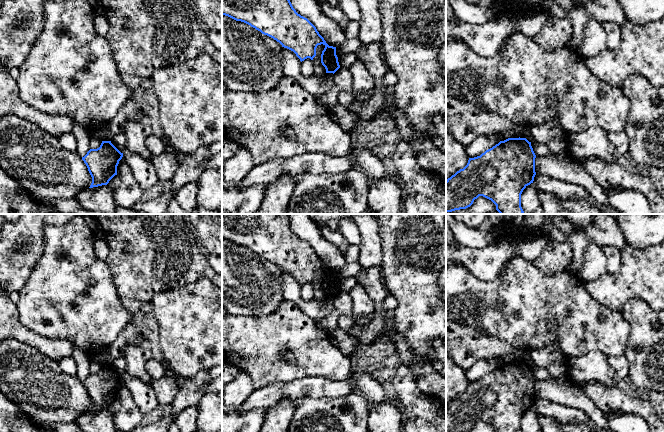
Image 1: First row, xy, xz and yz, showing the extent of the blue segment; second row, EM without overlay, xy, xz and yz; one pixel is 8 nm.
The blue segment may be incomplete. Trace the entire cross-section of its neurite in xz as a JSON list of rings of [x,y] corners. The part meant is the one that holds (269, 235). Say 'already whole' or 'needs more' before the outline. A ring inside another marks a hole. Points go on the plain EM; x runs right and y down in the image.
already whole; [[[222,214],[222,239],[244,246],[262,258],[267,259],[282,271],[293,275],[300,285],[313,284],[318,269],[325,270],[321,278],[321,287],[326,297],[335,297],[339,292],[336,271],[329,270],[316,251],[293,232],[287,214]]]

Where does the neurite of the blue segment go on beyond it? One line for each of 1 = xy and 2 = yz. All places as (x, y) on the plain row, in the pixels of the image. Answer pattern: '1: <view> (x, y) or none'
1: none
2: none

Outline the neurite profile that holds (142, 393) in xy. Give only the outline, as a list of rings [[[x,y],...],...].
[[[130,376],[123,377],[122,383],[129,390],[136,406],[142,413],[149,414],[159,406],[151,384]]]

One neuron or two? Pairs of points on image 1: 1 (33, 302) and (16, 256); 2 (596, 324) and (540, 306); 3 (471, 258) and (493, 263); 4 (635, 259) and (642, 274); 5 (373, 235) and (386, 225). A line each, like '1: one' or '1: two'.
1: two
2: one
3: one
4: one
5: two

